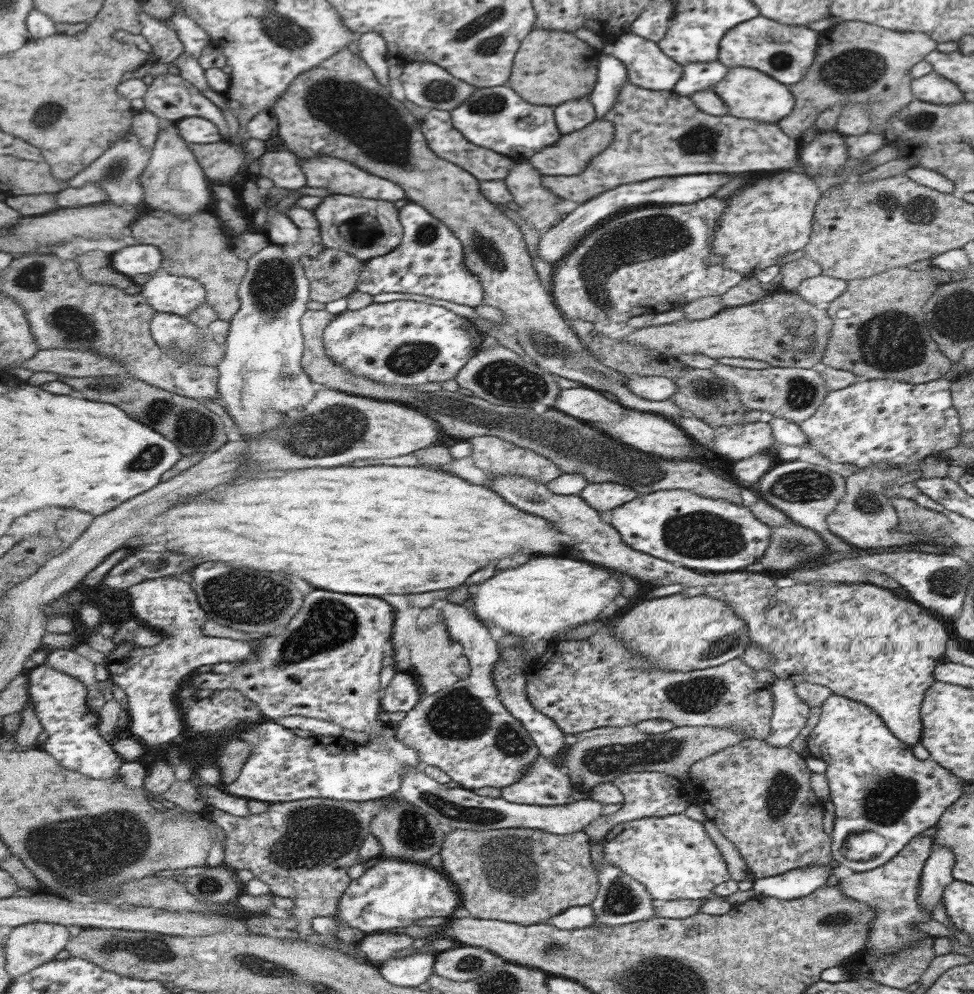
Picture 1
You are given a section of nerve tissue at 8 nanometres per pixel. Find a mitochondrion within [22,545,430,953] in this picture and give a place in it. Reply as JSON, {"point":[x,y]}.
{"point":[78,852]}

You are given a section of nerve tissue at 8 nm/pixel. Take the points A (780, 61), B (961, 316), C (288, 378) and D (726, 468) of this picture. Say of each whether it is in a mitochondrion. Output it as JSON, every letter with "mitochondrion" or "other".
{"A":"mitochondrion","B":"mitochondrion","C":"mitochondrion","D":"other"}

